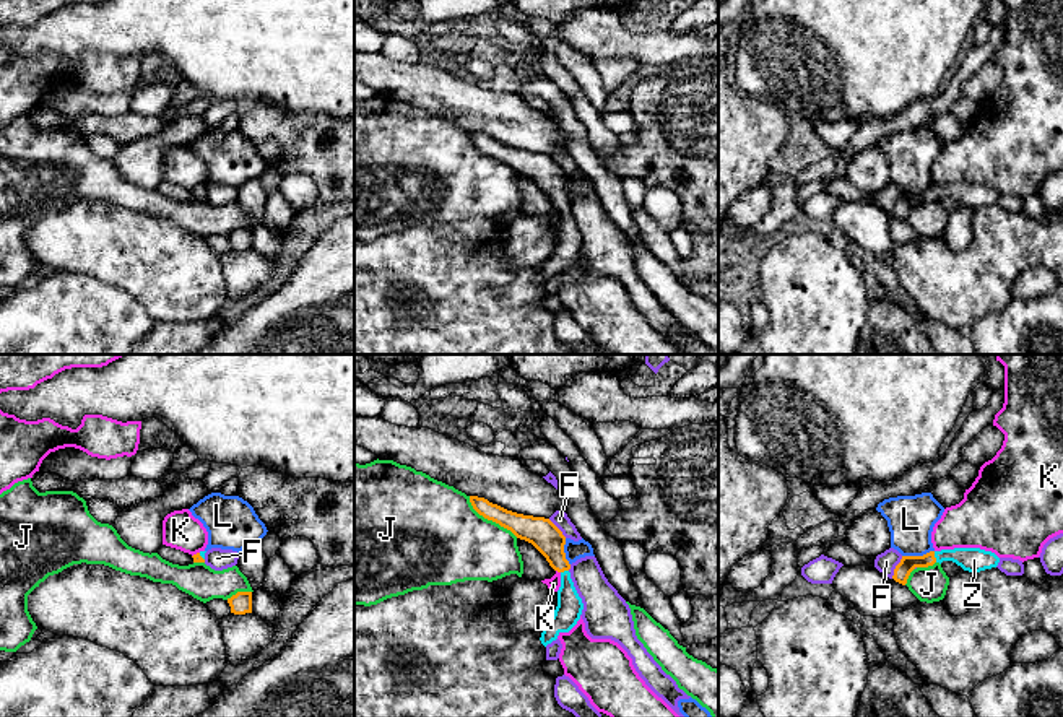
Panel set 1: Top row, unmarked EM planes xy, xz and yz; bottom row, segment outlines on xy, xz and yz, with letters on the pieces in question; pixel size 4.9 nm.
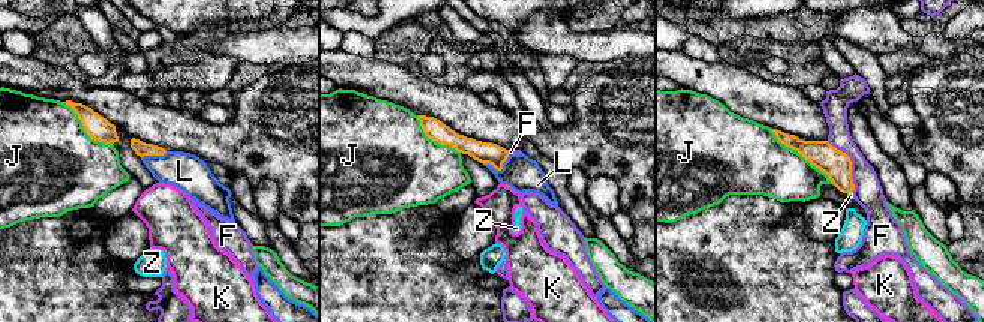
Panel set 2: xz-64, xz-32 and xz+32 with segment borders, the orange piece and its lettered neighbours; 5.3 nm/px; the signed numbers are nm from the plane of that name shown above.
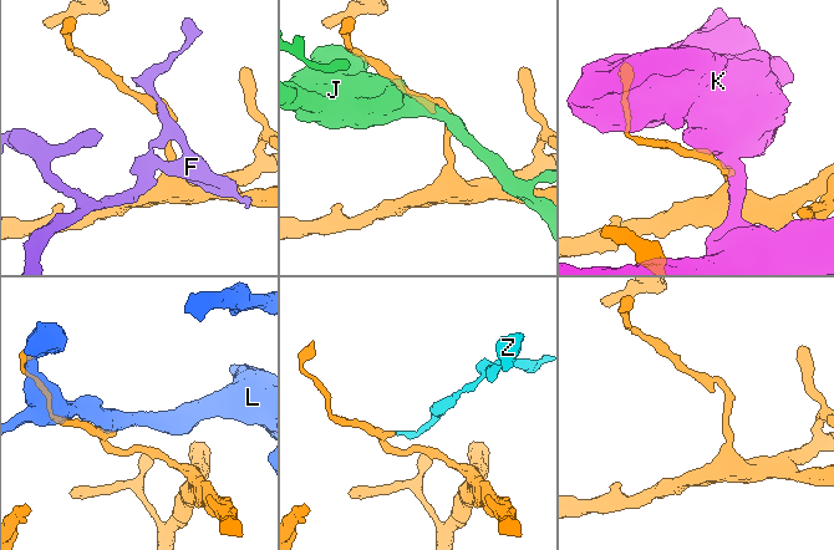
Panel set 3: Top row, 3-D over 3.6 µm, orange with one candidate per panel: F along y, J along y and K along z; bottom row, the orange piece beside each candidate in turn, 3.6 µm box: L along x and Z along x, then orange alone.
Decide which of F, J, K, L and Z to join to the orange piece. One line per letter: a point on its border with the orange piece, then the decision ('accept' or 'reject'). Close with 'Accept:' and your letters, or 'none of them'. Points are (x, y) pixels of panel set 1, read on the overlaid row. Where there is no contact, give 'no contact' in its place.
F: contact yz (896, 568); reject
J: contact xz (490, 519); reject
K: contact xz (558, 571); reject
L: contact yz (917, 556); reject
Z: contact yz (933, 556); accept
Accept: Z

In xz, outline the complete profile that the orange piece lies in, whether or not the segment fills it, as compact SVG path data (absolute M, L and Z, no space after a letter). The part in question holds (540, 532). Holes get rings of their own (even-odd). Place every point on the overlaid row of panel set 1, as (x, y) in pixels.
M470 496L470 502L484 519L499 524L517 538L532 543L546 558L549 566L561 574L558 606L540 637L546 647L556 641L561 632L569 632L580 619L584 610L582 598L571 579L571 564L564 553L566 537L549 519L517 514L478 496Z

